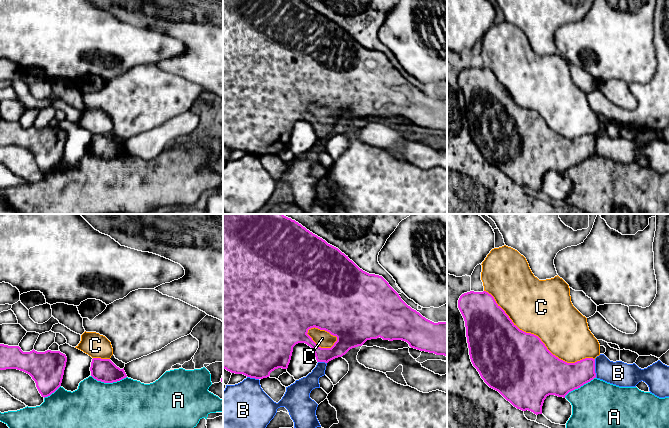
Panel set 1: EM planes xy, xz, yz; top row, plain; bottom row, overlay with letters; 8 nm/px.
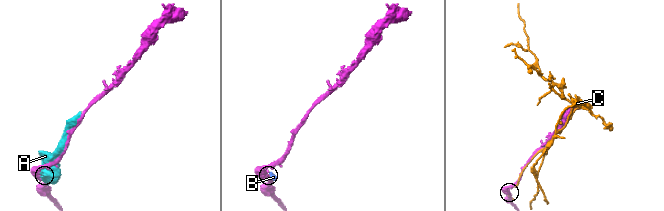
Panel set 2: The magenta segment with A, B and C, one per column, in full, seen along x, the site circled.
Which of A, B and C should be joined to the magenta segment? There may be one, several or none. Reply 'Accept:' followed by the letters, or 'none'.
Accept: none

